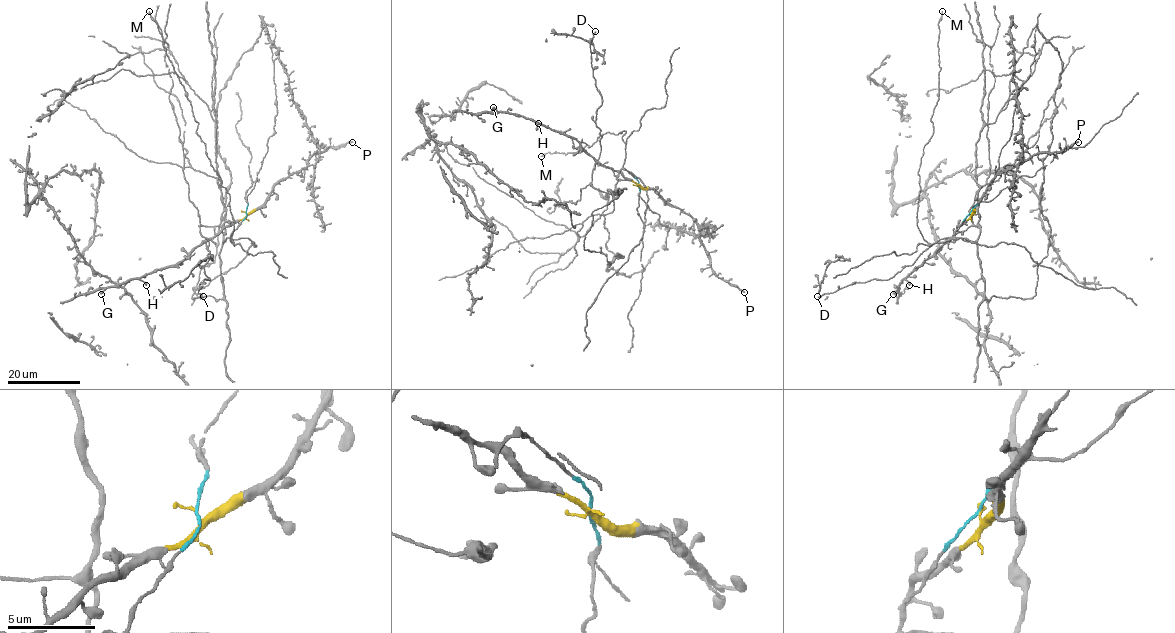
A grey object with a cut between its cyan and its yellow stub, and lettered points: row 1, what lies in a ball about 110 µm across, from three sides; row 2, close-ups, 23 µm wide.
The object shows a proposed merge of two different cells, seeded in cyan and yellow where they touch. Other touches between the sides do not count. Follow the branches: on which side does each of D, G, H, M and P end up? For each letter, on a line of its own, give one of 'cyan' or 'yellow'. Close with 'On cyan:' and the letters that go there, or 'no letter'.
D: cyan
G: yellow
H: yellow
M: cyan
P: yellow
On cyan: D, M

